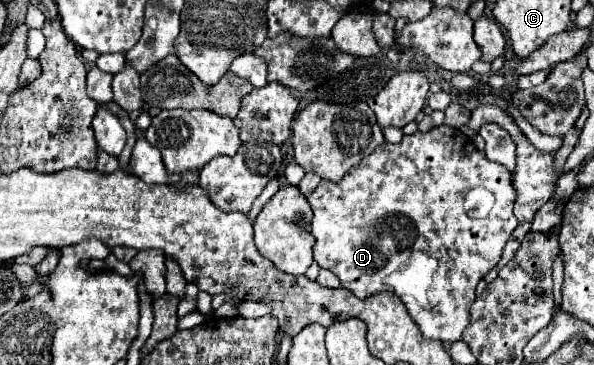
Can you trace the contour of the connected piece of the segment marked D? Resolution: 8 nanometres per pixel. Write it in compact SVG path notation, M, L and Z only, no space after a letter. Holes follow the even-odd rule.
M448 125L434 127L426 133L416 131L414 135L404 135L396 145L384 143L376 147L338 183L322 181L308 197L314 213L314 261L320 267L330 269L340 279L342 287L350 289L360 299L380 291L398 295L426 339L454 343L468 327L478 281L496 267L504 245L518 223L512 213L514 199L516 191L512 187L512 175L500 163L486 159L486 155L474 147L470 137ZM464 207L492 209L484 217L470 217ZM416 251L434 257L438 269L428 273L404 271L408 257Z

